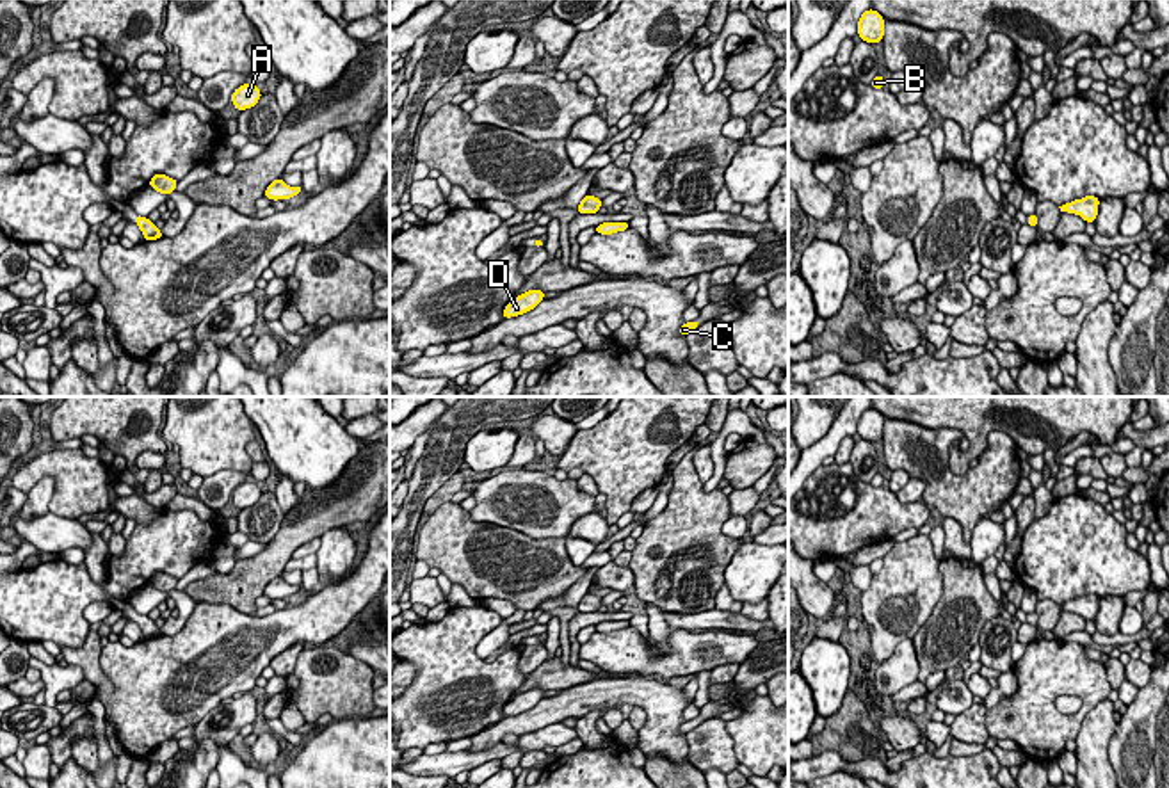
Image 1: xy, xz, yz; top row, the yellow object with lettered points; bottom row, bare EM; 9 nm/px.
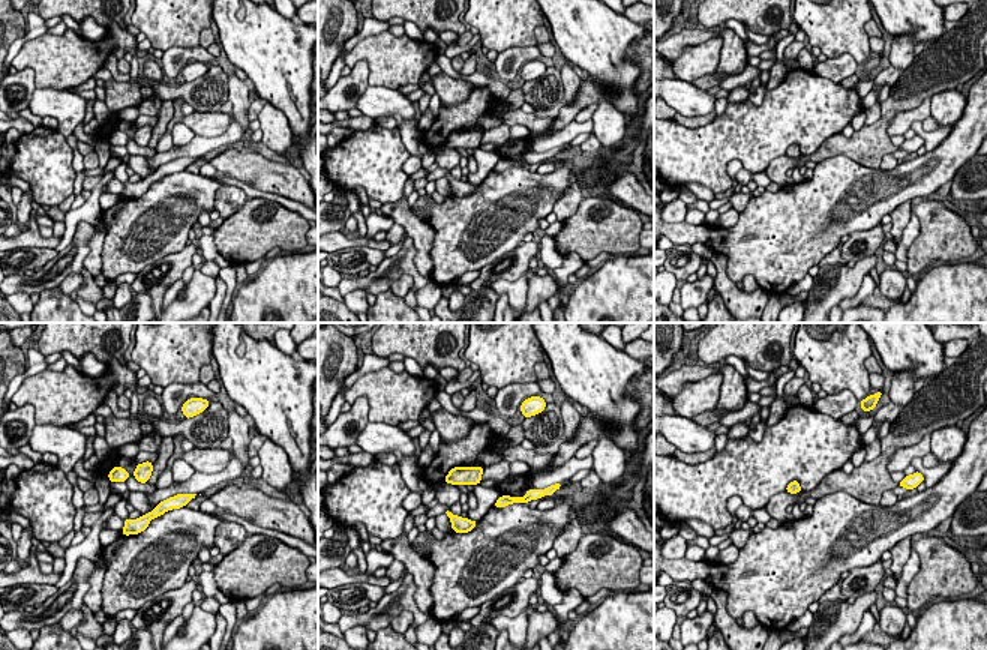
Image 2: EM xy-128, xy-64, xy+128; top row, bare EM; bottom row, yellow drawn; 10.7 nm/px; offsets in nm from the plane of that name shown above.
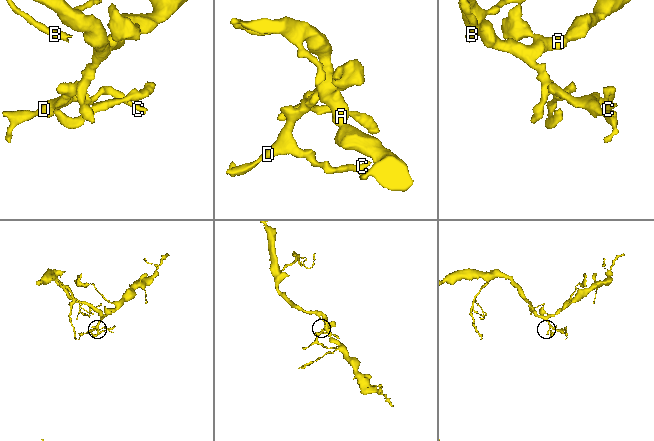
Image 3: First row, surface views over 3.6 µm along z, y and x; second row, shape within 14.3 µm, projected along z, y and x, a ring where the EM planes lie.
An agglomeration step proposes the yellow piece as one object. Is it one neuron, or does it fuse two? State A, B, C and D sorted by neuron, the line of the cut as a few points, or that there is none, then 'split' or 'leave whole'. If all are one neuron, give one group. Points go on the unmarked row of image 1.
A B C D; no cut; leave whole

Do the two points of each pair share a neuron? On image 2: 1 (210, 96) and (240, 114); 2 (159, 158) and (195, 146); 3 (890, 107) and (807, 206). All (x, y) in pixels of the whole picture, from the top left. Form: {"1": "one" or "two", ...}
{"1": "two", "2": "one", "3": "two"}

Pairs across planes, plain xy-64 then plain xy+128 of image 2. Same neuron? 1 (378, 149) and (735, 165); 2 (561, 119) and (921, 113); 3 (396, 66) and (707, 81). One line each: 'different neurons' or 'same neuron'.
1: different neurons
2: different neurons
3: same neuron

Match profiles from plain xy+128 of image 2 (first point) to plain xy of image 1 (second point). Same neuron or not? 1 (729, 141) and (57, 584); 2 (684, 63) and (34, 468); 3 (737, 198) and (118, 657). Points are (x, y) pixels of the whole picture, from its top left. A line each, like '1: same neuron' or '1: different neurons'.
1: same neuron
2: different neurons
3: different neurons

